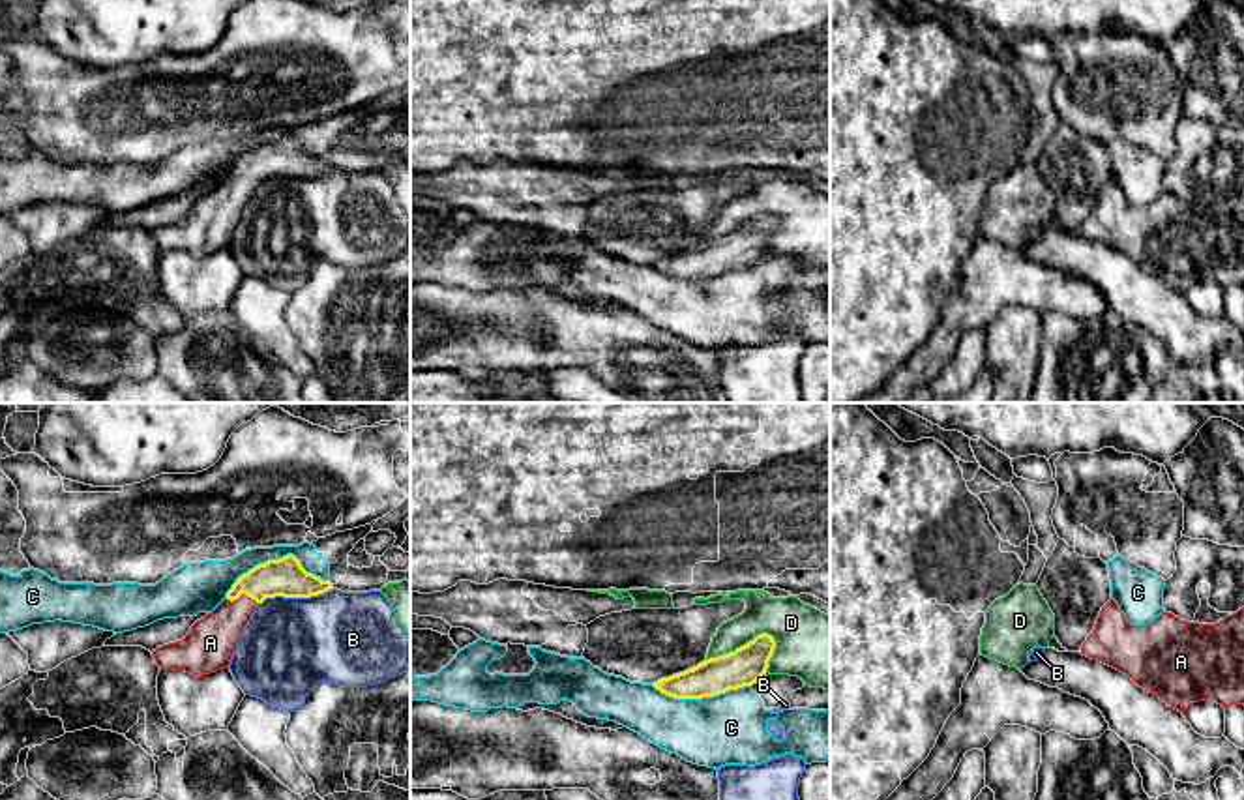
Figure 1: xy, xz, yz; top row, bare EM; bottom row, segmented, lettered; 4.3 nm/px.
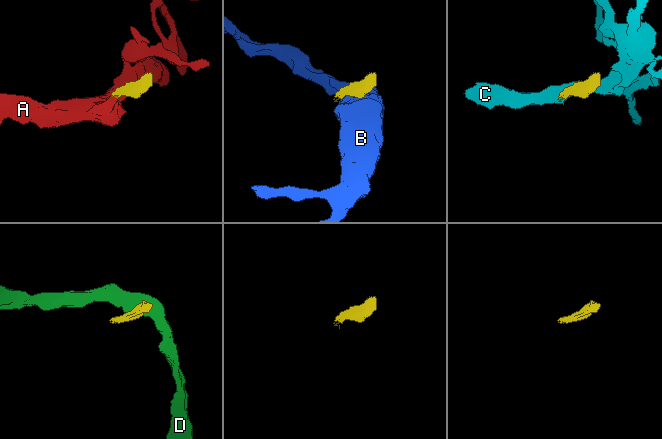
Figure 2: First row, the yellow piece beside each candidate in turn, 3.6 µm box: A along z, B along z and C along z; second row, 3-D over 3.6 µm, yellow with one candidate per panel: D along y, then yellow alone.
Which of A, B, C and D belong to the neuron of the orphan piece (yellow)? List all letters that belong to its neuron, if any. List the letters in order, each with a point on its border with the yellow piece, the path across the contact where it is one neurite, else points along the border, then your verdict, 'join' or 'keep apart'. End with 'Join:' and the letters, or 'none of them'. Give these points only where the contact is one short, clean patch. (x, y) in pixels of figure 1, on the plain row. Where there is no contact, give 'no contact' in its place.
A: xy (242, 173) | across xy (285, 158), (261, 162), (242, 173), (238, 188), (212, 220) | join
B: xy (295, 177) | along xy (332, 167), (310, 177), (266, 177), (259, 184) | keep apart
C: xz (701, 278) | keep apart
D: xz (740, 227) | along xz (776, 222), (767, 214), (757, 214), (733, 231), (707, 240) | keep apart
Join: A

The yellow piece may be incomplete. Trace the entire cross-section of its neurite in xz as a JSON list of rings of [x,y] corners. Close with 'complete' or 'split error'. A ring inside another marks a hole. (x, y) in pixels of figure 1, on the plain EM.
[[[761,214],[734,232],[710,238],[693,249],[661,259],[652,266],[674,279],[703,279],[753,266],[766,255],[774,229],[774,217]]]; complete

